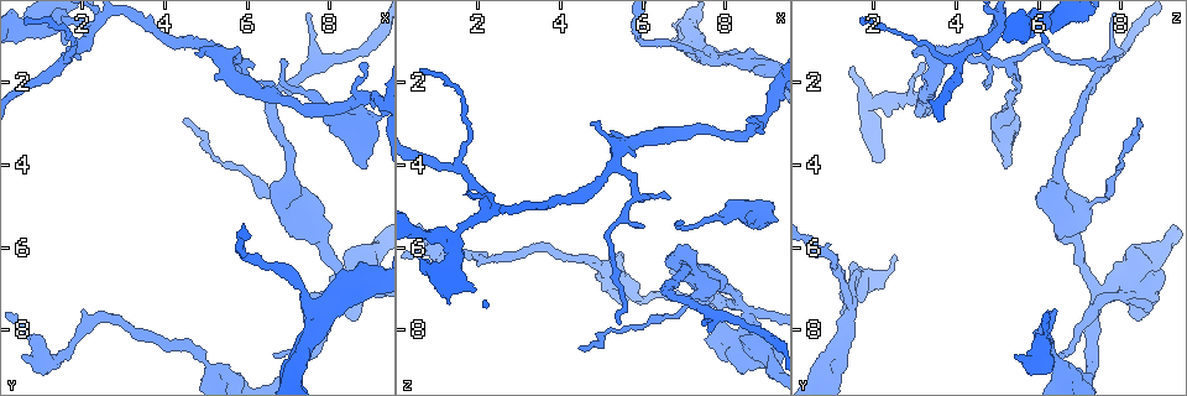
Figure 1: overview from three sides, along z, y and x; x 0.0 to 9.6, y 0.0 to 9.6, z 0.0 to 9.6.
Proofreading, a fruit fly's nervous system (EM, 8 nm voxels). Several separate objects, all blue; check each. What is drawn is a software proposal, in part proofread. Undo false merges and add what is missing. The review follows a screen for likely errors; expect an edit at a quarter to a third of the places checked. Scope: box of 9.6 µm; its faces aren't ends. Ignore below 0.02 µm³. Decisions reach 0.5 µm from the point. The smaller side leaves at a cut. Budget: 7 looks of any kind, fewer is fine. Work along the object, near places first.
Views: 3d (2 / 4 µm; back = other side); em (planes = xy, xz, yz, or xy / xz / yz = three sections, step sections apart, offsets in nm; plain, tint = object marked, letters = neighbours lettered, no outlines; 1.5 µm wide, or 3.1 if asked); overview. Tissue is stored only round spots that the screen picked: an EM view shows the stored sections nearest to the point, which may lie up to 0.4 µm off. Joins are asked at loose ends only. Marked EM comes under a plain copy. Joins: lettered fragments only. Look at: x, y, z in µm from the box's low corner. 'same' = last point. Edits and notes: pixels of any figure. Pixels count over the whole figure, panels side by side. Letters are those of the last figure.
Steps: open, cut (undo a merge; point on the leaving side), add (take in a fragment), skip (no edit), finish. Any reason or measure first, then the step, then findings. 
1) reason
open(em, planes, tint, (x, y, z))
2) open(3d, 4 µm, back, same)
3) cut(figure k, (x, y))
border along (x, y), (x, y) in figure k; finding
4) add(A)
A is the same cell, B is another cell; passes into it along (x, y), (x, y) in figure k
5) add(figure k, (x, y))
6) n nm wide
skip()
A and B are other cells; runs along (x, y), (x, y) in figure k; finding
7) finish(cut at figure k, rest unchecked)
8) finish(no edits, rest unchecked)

an open end
open(3d, 4 µm, (8.50, 2.40, 5.40))

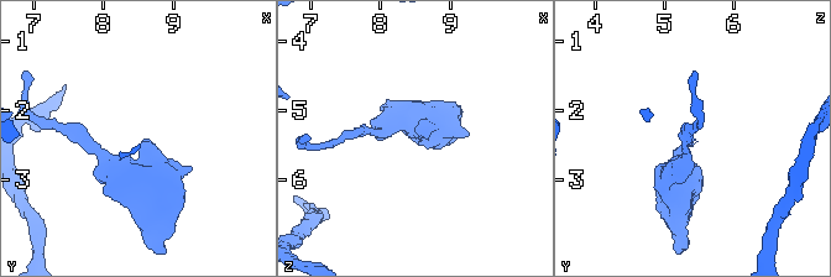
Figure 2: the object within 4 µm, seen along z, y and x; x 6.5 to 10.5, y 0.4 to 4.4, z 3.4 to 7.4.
open(em, xy, step 8, letters, (8.60, 2.45, 5.45))

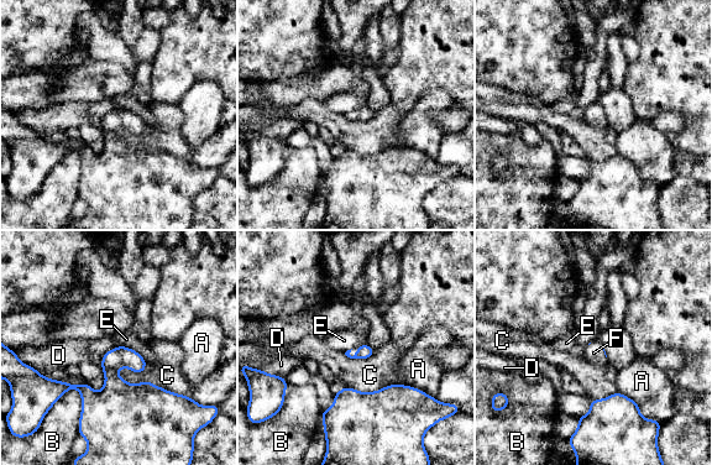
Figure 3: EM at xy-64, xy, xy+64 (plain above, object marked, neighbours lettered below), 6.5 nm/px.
cut it another way
open(em, planes, letters, same)

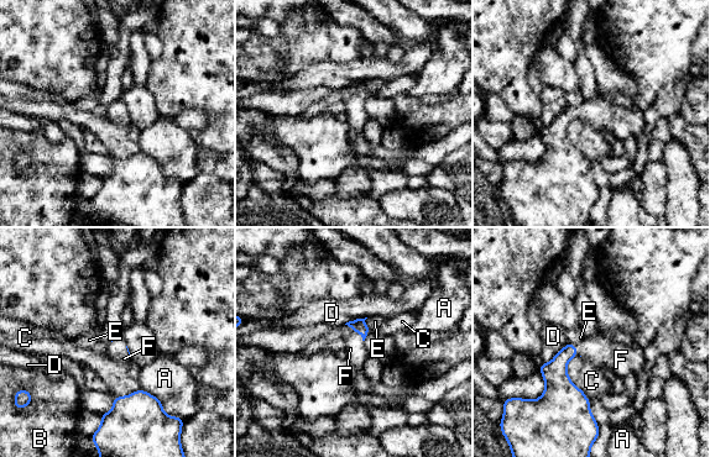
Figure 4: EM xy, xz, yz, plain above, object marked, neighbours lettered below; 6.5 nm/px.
add(F)
F is the same cell, A, B, C, D and E are other cells; it goes on there

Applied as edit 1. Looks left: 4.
open(overview)

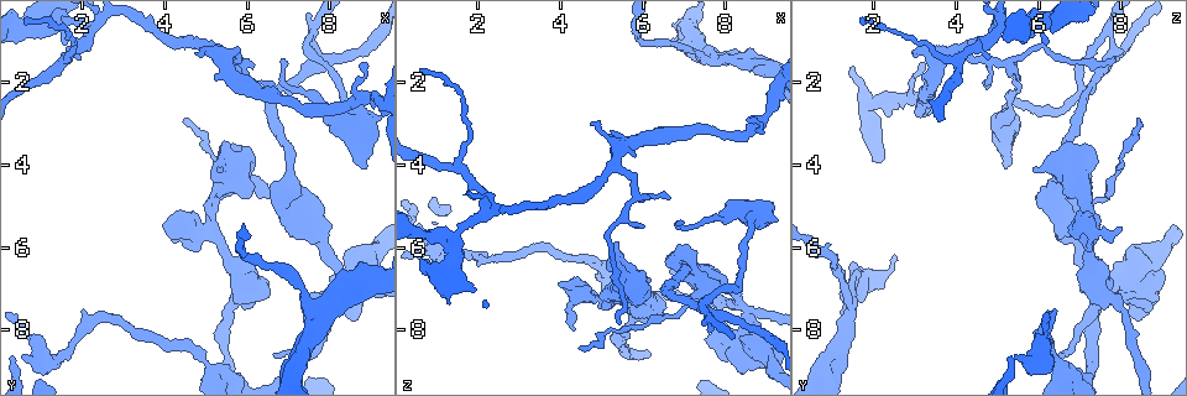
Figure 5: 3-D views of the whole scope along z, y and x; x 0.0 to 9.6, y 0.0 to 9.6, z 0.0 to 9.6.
thin end
open(em, planes, letters, (5.40, 1.40, 7.90))

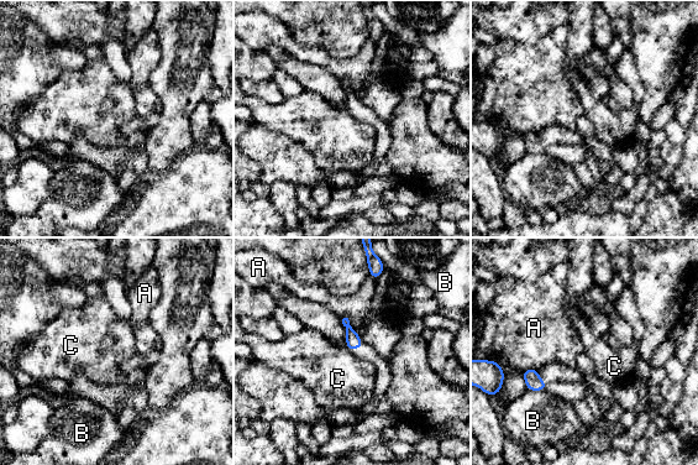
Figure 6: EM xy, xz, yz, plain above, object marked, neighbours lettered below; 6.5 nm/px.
100 nm wide
skip()
A, B and C are other cells; border along (346, 348), (351, 353) in figure 6; no lettered fragment goes on from it

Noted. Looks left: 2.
finish(add at figure 4, rest unchecked)

